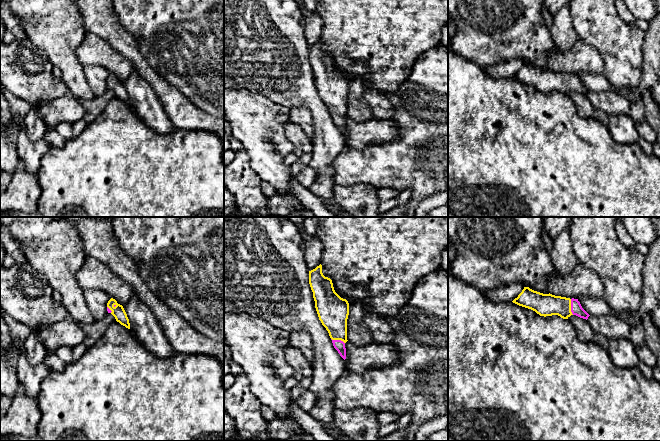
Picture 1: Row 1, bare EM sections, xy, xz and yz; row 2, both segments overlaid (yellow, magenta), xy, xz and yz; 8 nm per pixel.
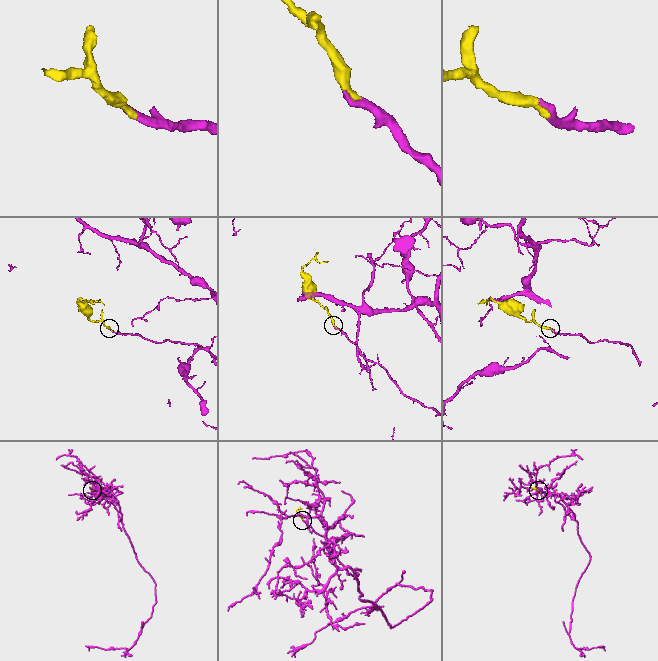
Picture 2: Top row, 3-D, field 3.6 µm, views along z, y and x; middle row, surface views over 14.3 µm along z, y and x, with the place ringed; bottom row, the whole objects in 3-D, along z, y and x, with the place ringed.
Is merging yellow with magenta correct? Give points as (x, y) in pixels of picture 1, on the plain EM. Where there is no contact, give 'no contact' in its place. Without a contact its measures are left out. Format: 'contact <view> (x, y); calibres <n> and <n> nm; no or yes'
contact yz (570, 83); calibres 180 and 90 nm; yes

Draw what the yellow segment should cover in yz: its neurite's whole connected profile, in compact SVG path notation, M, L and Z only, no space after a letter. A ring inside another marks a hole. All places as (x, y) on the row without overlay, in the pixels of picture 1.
M524 63L522 68L515 74L513 79L531 85L540 92L558 91L563 95L568 95L571 91L576 91L583 95L590 92L581 82L578 75L570 75L552 70L543 70Z

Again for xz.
M321 40L309 47L309 60L319 96L328 107L334 124L345 136L349 79L335 68L332 56L323 51Z

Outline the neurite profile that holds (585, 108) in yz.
M571 91L567 96L574 102L577 112L581 117L588 118L593 116L595 107L586 95Z

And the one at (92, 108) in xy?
M107 89L101 96L96 97L94 100L79 100L83 109L83 119L87 124L93 122L106 108L108 103L116 98L115 93L111 89Z

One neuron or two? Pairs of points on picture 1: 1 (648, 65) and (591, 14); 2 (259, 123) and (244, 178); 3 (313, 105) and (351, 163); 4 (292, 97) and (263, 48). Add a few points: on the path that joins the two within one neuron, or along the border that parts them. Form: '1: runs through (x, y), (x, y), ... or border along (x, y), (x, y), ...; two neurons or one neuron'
1: border along (644, 37), (642, 45), (642, 74), (639, 83); two neurons
2: border along (243, 146), (250, 159), (250, 167), (260, 179); two neurons
3: border along (345, 146), (335, 157), (334, 171); two neurons
4: runs through (292, 85), (272, 60); one neuron

